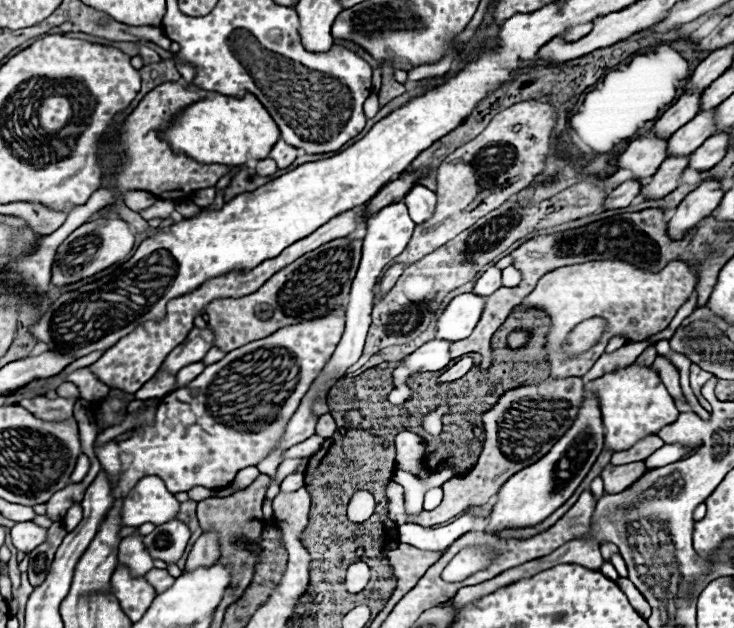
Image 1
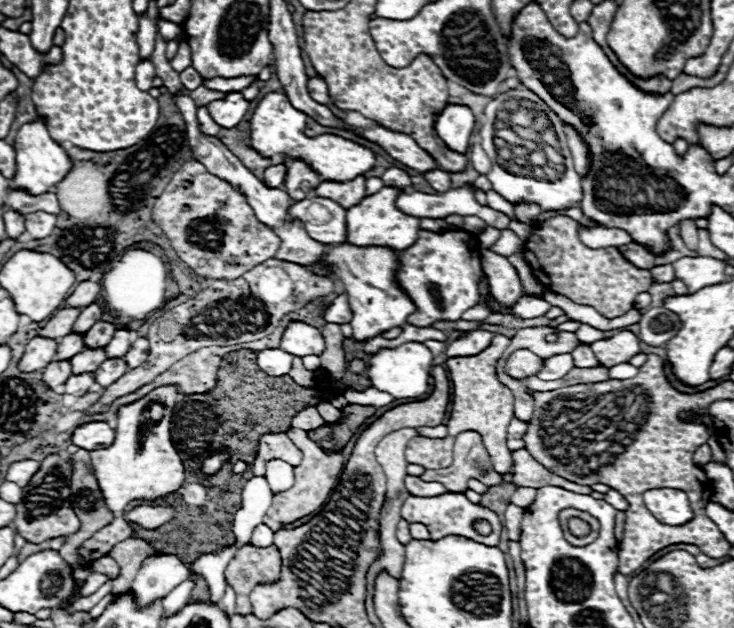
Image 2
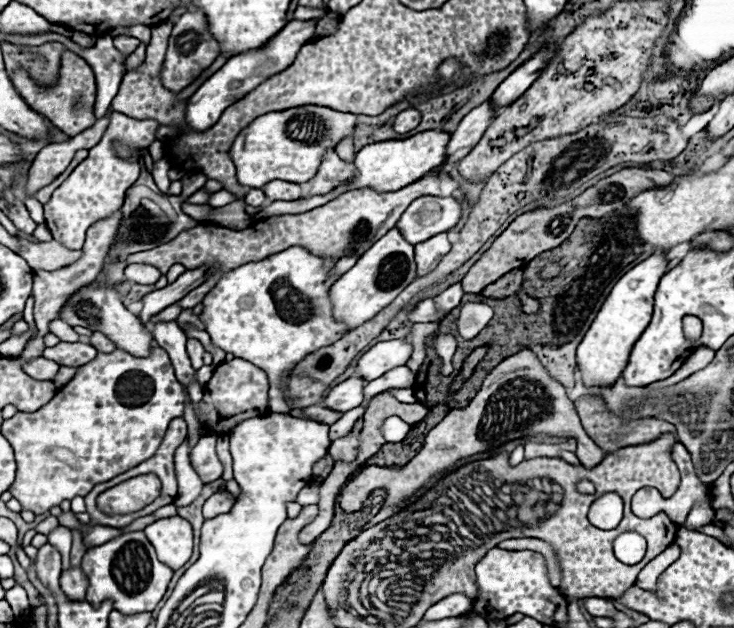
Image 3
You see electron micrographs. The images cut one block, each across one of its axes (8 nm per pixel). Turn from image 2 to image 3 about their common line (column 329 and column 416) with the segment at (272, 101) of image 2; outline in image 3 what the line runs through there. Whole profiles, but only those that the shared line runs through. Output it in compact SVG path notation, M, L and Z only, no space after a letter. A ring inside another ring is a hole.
M427 130L404 138L404 140L384 140L384 142L374 142L374 144L364 146L356 154L356 160L354 160L356 176L352 180L348 180L346 184L338 186L334 192L330 192L326 196L316 196L316 202L318 204L326 204L326 202L338 198L344 192L366 188L366 186L374 188L376 192L394 192L394 190L400 190L400 188L420 180L432 168L436 168L438 164L444 162L444 152L446 152L450 134L449 132Z

